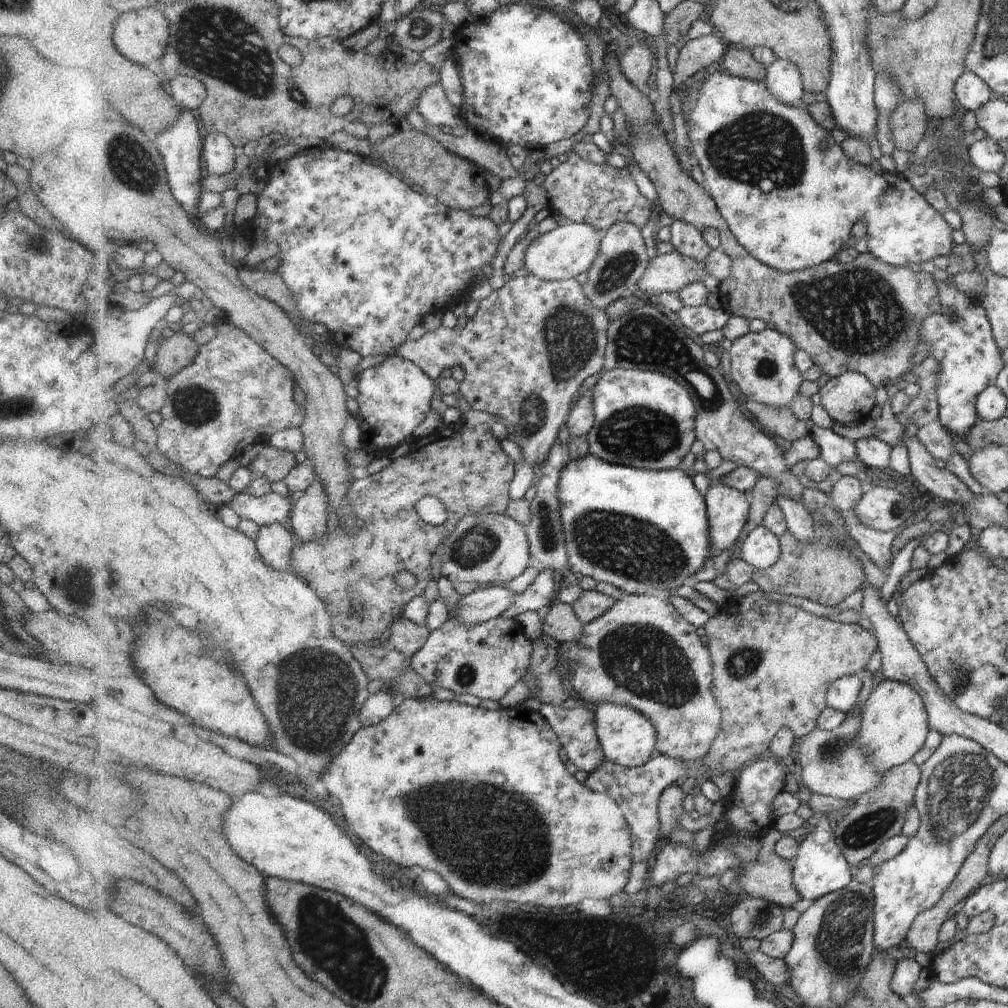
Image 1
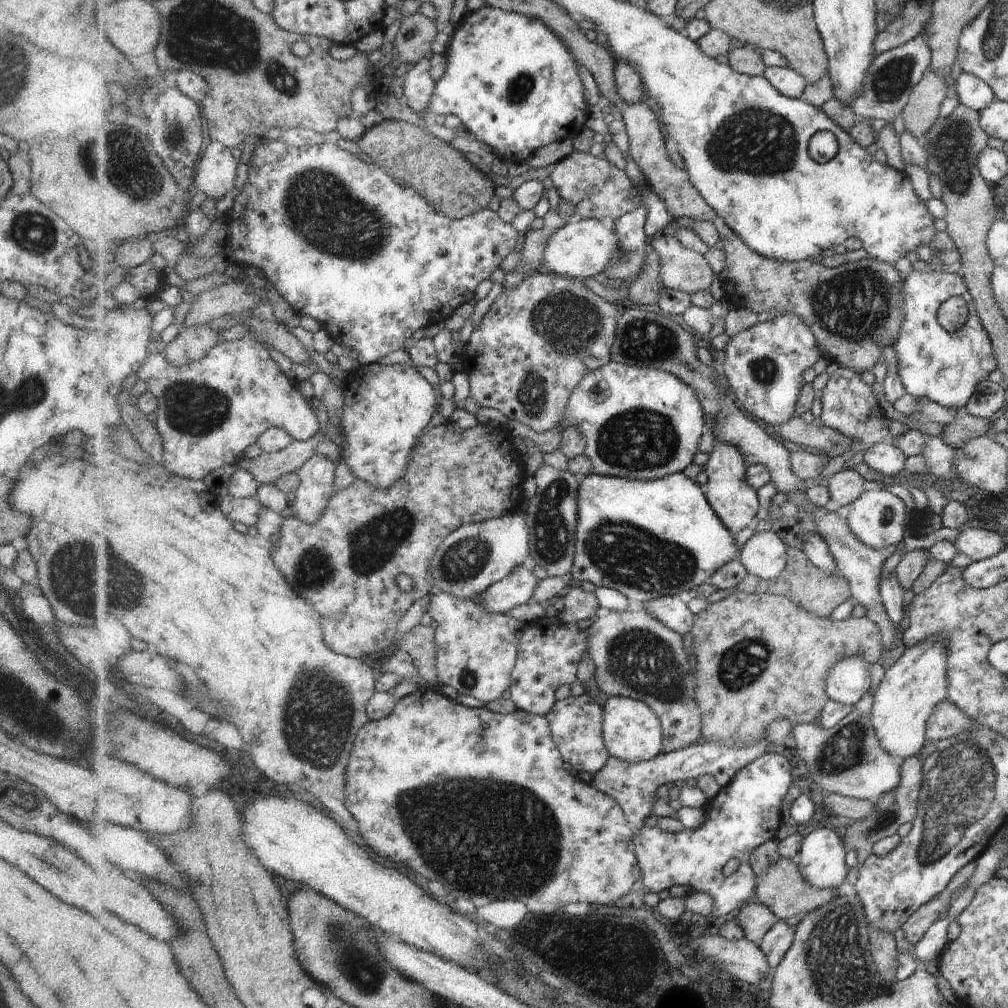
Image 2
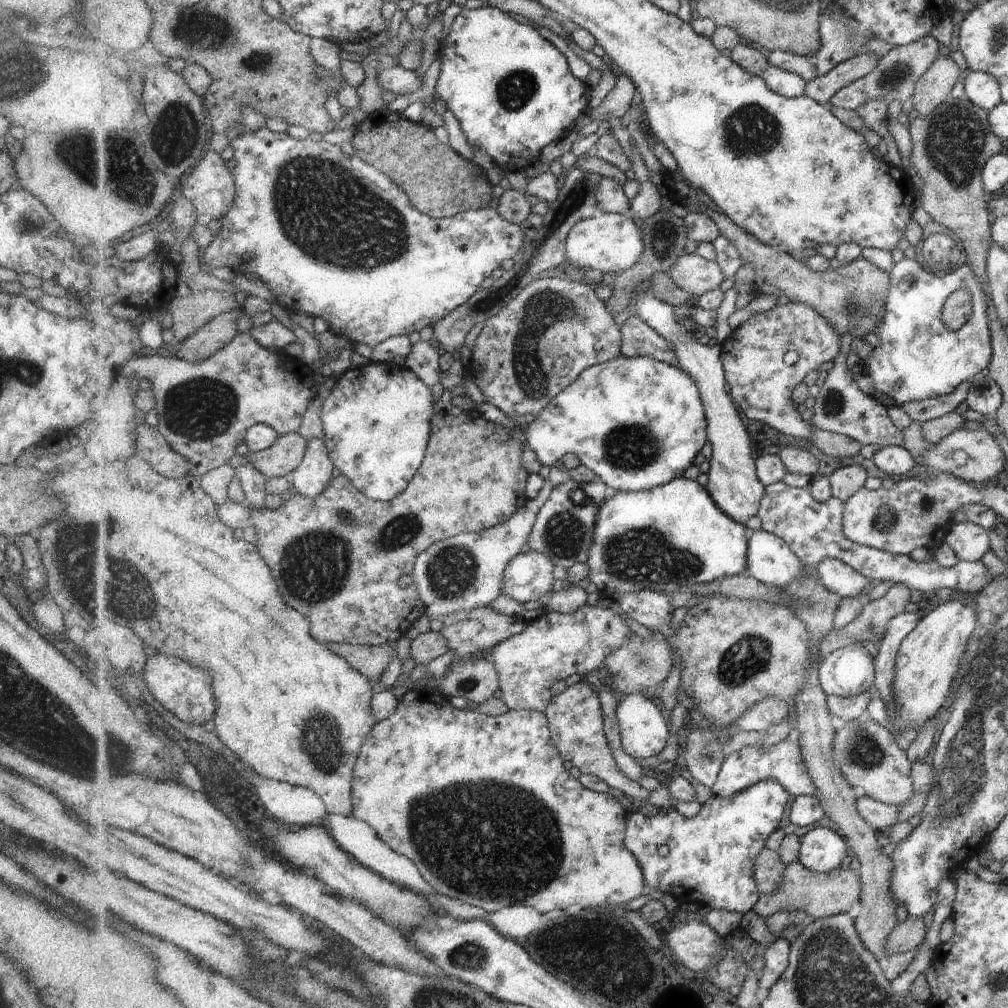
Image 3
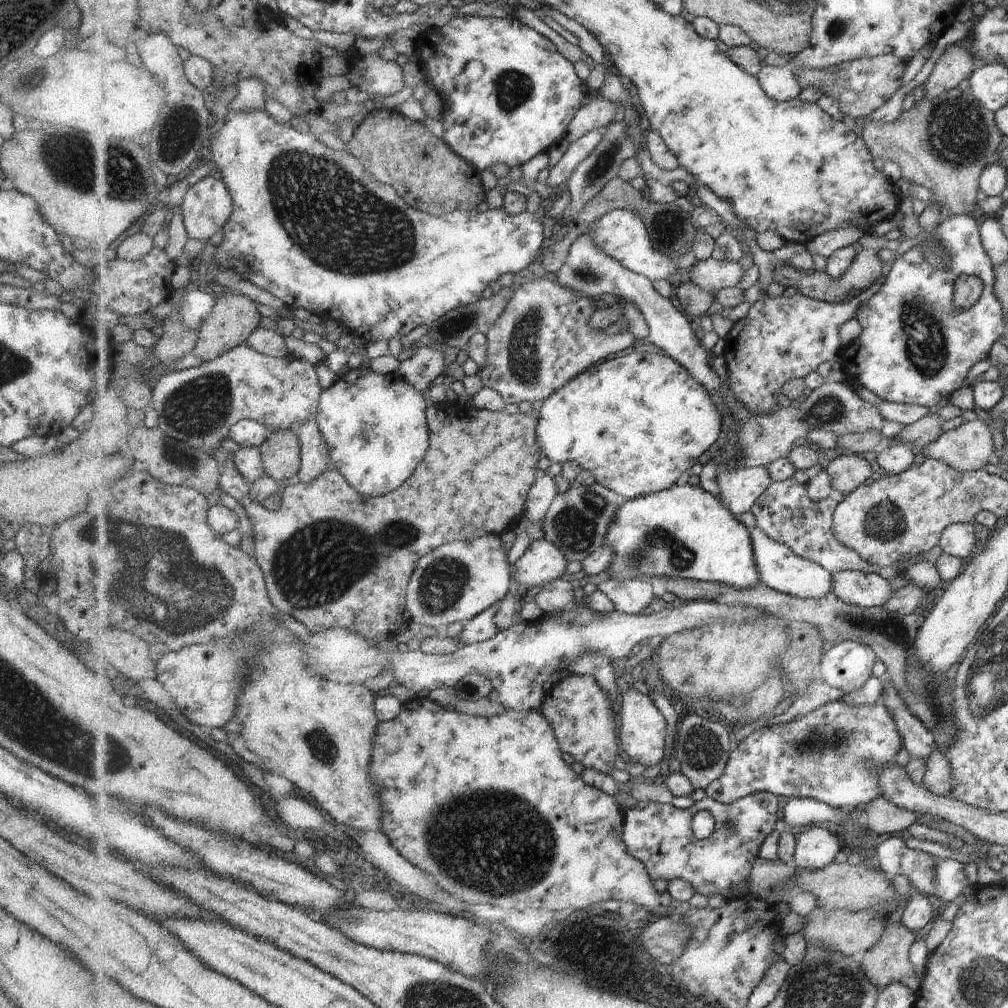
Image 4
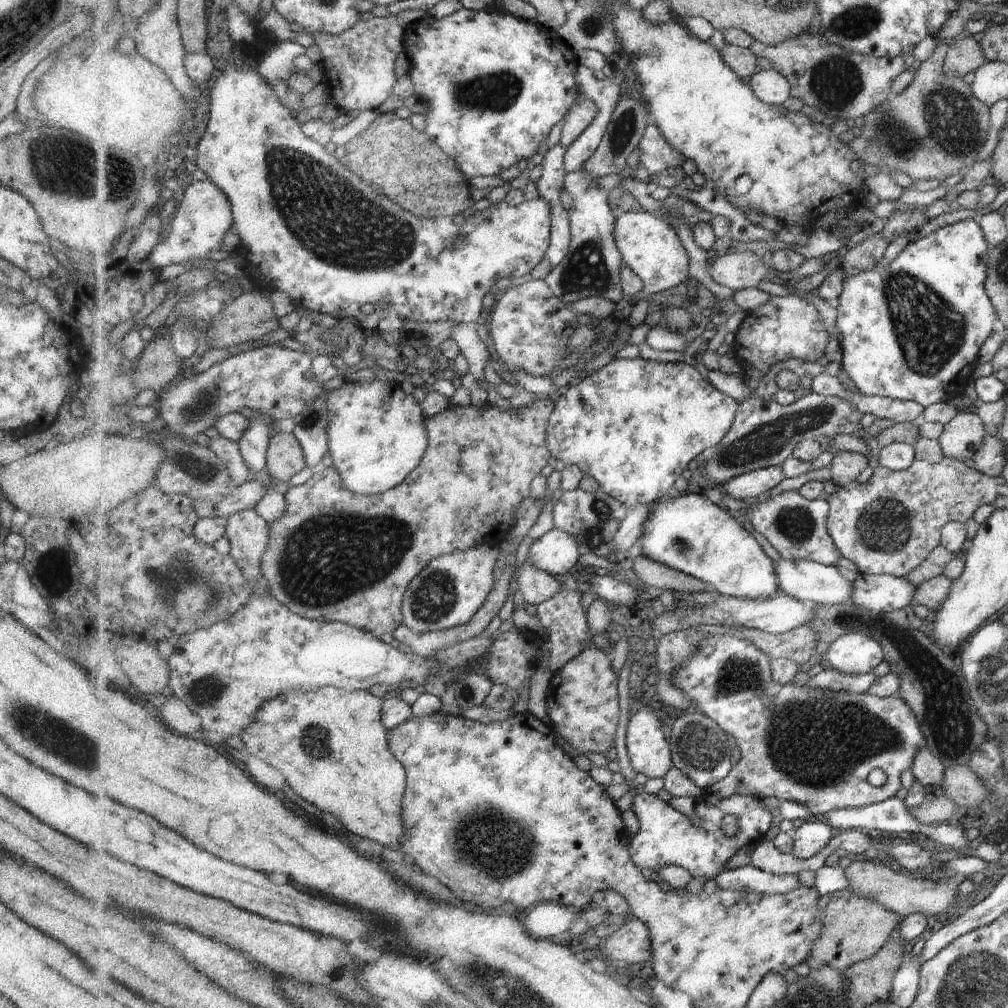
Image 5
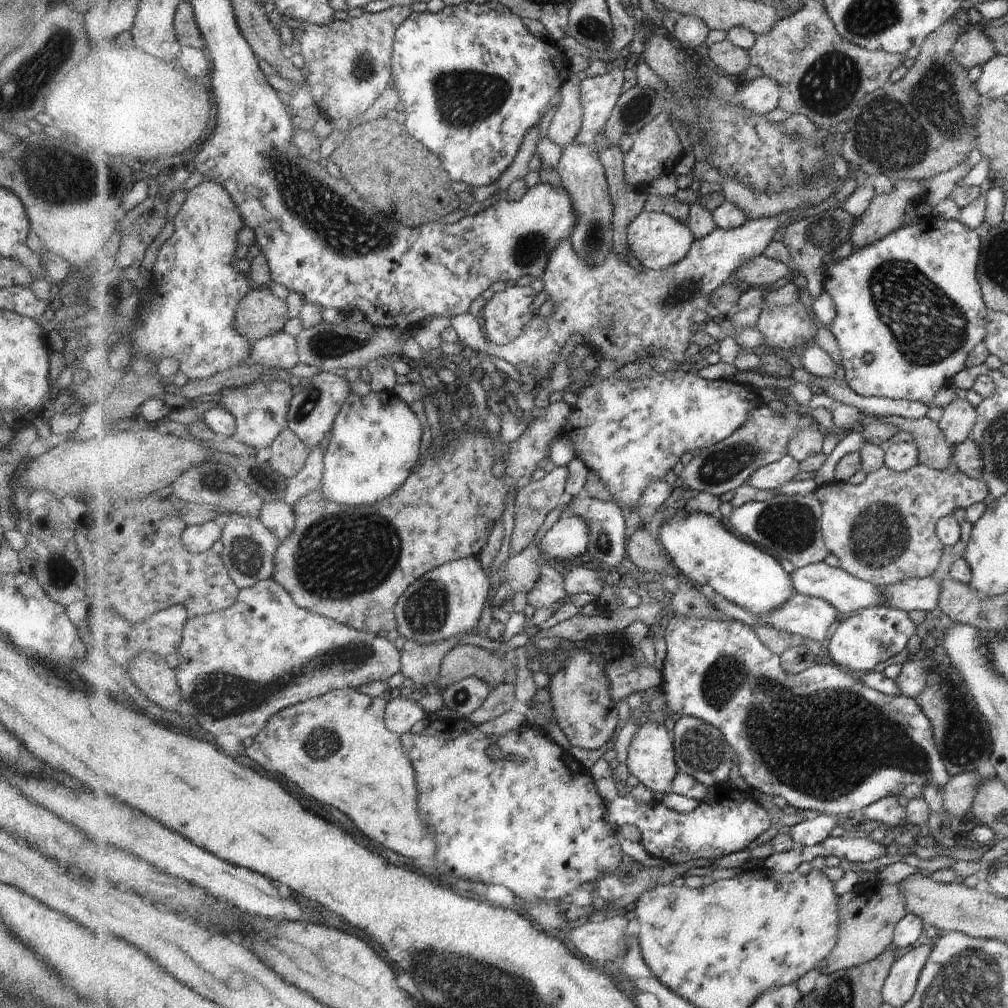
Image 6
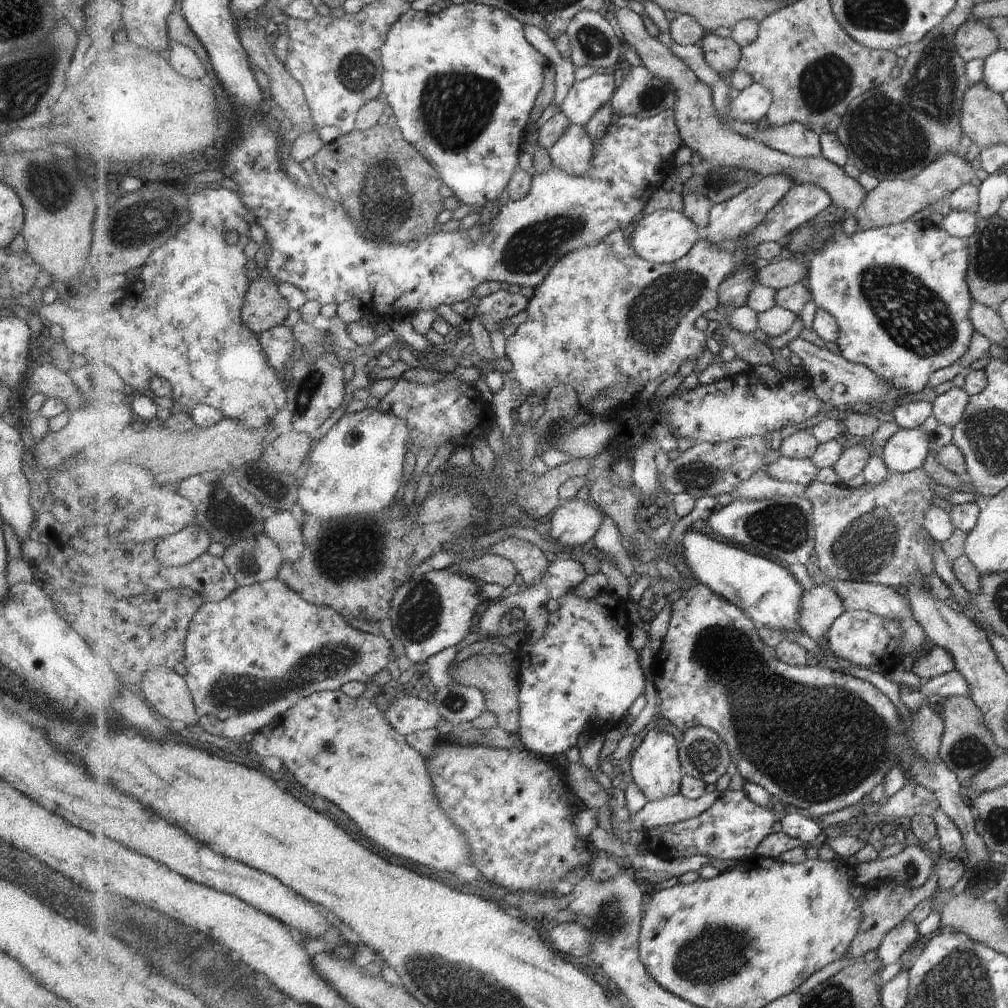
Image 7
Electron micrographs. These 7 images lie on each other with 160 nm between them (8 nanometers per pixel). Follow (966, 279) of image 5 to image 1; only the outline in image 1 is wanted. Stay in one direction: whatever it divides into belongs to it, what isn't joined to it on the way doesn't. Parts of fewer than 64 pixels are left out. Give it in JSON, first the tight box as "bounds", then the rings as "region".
{"bounds":[920,281,1003,437],"region":[[[950,281],[936,282],[942,308],[954,315],[952,319],[943,313],[930,314],[922,320],[920,344],[924,352],[920,358],[932,356],[940,366],[936,380],[936,403],[938,404],[938,421],[949,433],[965,437],[978,419],[975,410],[976,396],[989,385],[995,385],[995,379],[1003,368],[1000,350],[992,337],[986,312],[961,291],[957,292]]]}

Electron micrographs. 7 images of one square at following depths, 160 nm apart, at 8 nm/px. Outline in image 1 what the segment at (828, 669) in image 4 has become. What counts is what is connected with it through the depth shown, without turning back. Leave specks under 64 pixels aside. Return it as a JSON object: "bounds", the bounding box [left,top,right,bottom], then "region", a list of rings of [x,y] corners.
{"bounds":[828,674,863,713],"region":[[[858,674],[836,680],[828,692],[828,706],[849,713],[856,708],[863,687],[863,681]]]}

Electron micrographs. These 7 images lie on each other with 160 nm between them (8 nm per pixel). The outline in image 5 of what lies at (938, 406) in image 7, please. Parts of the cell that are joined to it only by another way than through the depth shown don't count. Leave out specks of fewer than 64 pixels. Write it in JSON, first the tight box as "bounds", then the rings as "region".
{"bounds":[939,412,985,463],"region":[[[957,412],[943,425],[939,435],[942,456],[969,463],[985,435],[982,422],[975,413]]]}

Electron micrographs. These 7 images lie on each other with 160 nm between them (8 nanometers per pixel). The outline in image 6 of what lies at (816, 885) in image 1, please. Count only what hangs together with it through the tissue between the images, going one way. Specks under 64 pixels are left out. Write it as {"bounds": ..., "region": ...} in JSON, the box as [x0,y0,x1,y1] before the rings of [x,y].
{"bounds":[789,813,848,848],"region":[[[821,813],[812,819],[806,819],[790,827],[789,833],[797,846],[817,848],[824,840],[831,836],[831,832],[848,816],[836,818]]]}

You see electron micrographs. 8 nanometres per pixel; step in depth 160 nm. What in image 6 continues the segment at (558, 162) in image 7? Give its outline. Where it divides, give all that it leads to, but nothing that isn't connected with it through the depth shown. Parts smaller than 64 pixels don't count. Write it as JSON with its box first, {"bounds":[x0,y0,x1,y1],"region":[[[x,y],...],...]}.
{"bounds":[558,138,614,267],"region":[[[578,138],[564,148],[558,166],[565,187],[573,198],[578,220],[571,231],[570,241],[587,265],[598,267],[614,250],[614,204],[606,170],[594,145],[581,143]]]}

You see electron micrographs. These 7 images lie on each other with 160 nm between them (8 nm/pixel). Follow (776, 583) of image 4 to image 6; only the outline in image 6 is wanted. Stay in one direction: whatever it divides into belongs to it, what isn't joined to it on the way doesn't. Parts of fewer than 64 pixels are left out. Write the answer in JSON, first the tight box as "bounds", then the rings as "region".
{"bounds":[790,563,886,617],"region":[[[813,563],[806,567],[795,568],[790,575],[797,593],[829,601],[842,617],[857,614],[869,607],[886,606],[883,588],[861,580],[843,568],[832,568],[825,563]]]}

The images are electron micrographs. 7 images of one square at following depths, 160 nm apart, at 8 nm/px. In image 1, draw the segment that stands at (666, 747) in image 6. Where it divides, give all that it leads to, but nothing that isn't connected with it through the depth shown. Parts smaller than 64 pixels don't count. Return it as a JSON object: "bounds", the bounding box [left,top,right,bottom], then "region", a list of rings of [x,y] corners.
{"bounds":[595,703,658,768],"region":[[[601,703],[595,712],[596,731],[607,759],[626,767],[637,768],[647,764],[656,755],[658,732],[642,712],[615,703]]]}

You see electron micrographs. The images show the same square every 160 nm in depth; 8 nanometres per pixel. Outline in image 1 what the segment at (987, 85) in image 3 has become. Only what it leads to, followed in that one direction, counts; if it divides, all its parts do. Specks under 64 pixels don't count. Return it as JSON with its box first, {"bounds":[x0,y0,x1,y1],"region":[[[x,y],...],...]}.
{"bounds":[952,70,992,112],"region":[[[967,70],[956,78],[952,91],[959,111],[975,112],[992,97],[987,85]]]}

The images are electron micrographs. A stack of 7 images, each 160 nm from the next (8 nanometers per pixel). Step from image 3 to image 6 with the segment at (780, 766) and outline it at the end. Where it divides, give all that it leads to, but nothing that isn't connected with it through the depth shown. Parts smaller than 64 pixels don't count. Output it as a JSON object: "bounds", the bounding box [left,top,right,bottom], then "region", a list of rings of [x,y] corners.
{"bounds":[659,608,951,818],"region":[[[717,608],[716,611],[718,616],[708,619],[677,614],[670,620],[665,620],[666,627],[663,630],[663,637],[668,648],[668,658],[664,662],[664,669],[662,670],[664,683],[659,691],[666,698],[663,707],[668,714],[677,712],[682,716],[699,717],[723,732],[738,754],[739,775],[751,790],[756,789],[773,797],[775,795],[782,796],[787,800],[790,810],[797,808],[810,811],[818,810],[823,814],[839,818],[840,816],[853,815],[854,811],[860,811],[886,796],[899,797],[903,787],[908,783],[916,784],[920,788],[927,783],[935,783],[942,790],[949,782],[951,775],[944,768],[941,756],[939,756],[939,750],[933,738],[933,726],[922,709],[919,708],[919,704],[912,698],[903,695],[887,696],[869,688],[862,680],[855,678],[852,671],[841,668],[835,663],[816,663],[801,674],[788,673],[782,667],[780,656],[777,656],[767,645],[762,643],[751,625],[728,619]]]}

